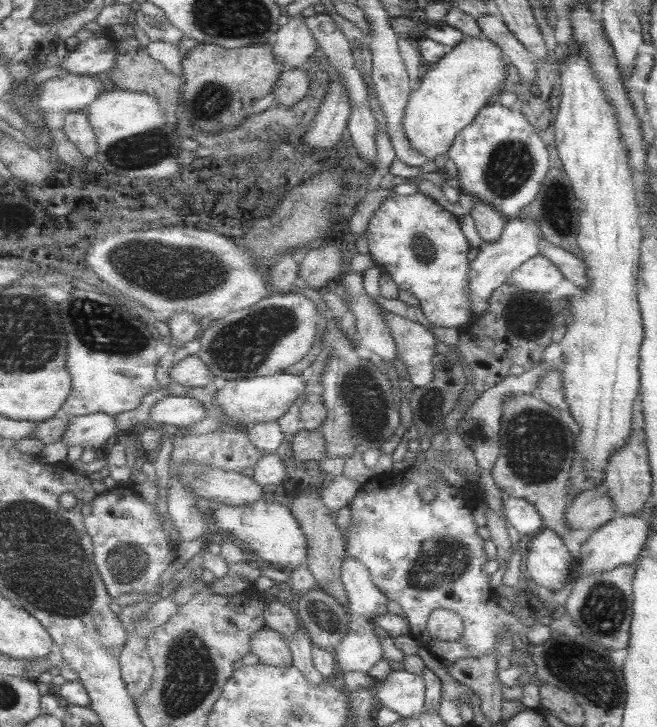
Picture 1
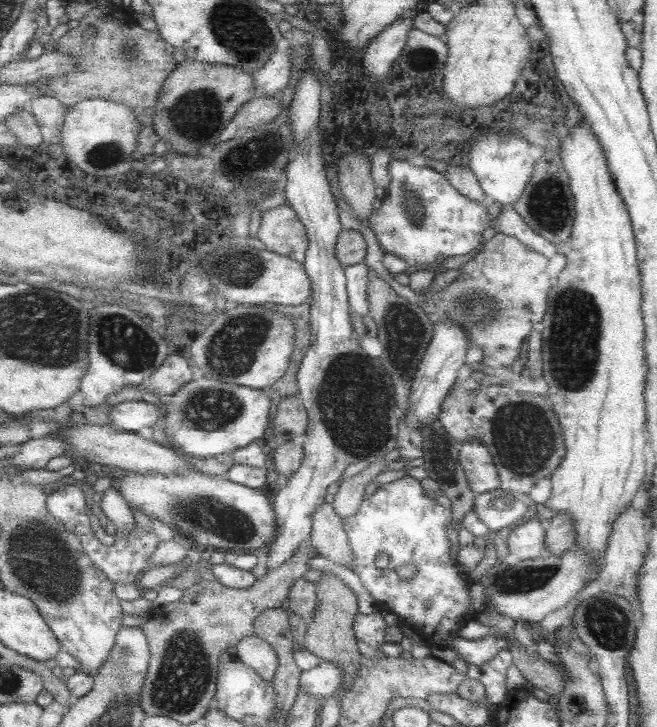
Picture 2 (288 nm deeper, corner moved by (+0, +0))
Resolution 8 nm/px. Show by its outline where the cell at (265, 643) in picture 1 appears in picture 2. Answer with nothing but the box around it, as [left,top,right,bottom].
[233,636,279,682]

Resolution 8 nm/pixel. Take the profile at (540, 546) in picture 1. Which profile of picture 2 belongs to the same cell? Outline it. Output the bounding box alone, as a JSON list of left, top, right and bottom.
[509,518,545,562]

